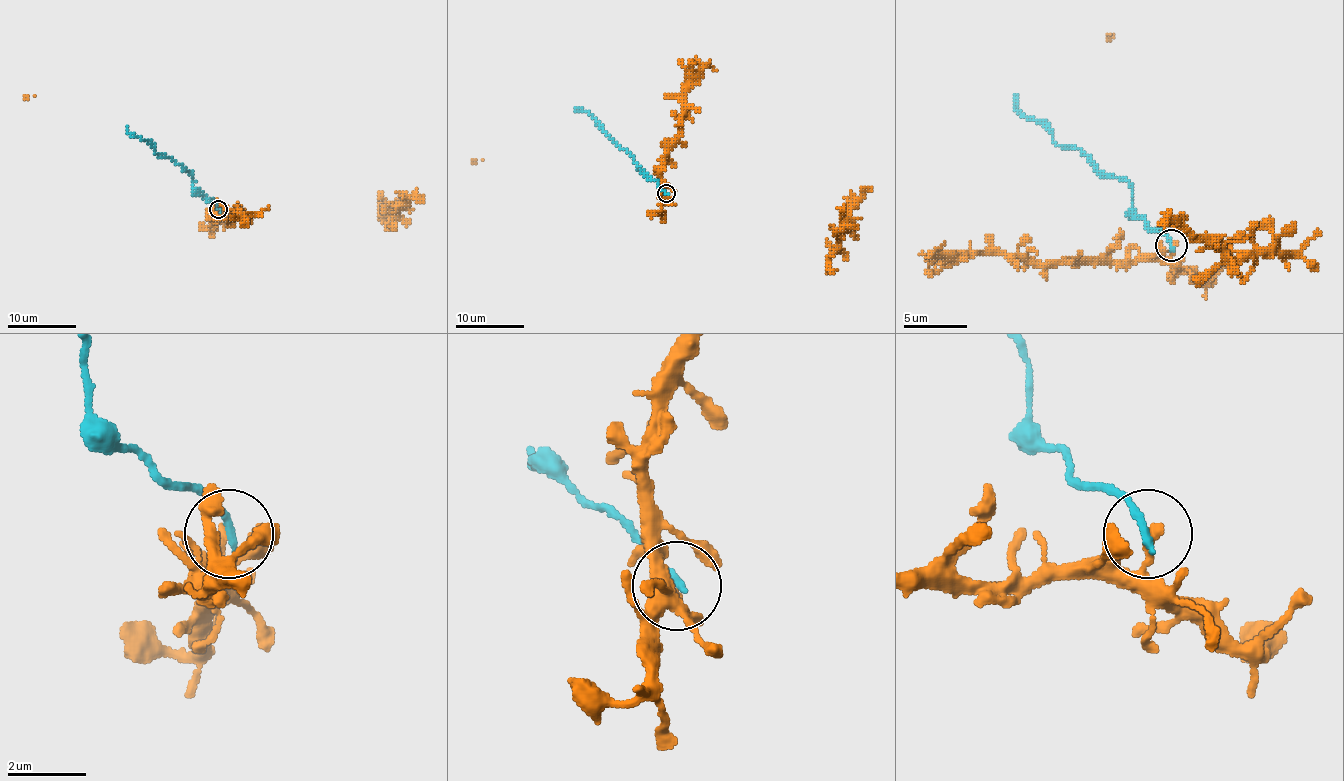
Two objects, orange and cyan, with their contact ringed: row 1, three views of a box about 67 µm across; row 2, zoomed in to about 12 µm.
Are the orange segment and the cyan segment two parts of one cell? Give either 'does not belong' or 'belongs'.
does not belong

